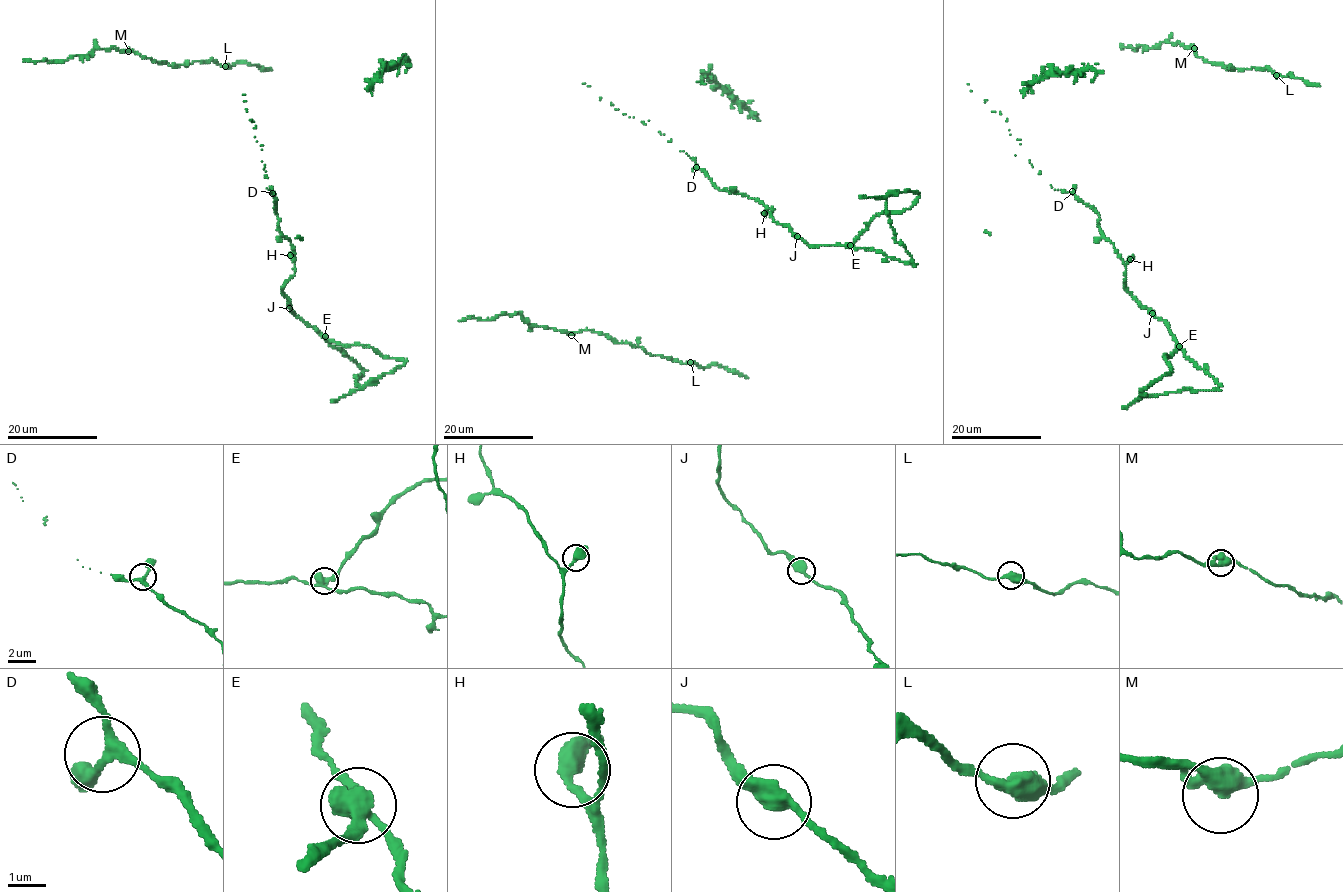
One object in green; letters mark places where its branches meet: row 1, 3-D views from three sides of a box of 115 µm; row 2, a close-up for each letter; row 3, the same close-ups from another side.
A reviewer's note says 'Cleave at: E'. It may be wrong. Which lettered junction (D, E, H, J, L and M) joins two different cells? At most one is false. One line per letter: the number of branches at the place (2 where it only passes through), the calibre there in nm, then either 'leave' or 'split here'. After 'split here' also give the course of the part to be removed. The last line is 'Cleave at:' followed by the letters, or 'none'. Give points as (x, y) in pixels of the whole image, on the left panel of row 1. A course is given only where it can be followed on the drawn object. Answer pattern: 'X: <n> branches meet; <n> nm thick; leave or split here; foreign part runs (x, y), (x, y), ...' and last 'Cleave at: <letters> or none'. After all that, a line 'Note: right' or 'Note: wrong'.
D: 3 branches meet; 220 nm thick; leave
E: 3 branches meet; 340 nm thick; split here; foreign part runs (325, 337), (342, 345), (365, 345), (382, 355), (405, 360), (391, 371), (356, 386), (355, 375), (363, 374)
H: 2 branches meet; 440 nm thick; leave
J: 2 branches meet; 400 nm thick; leave
L: 2 branches meet; 440 nm thick; leave
M: 2 branches meet; 460 nm thick; leave
Cleave at: E
Note: right

